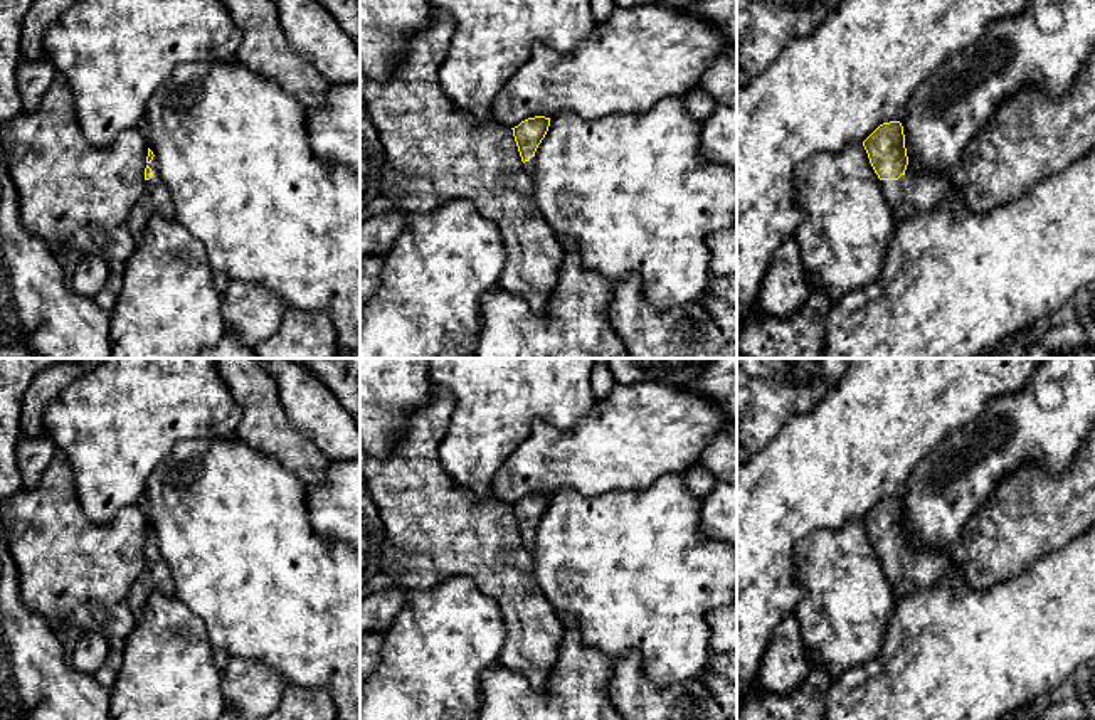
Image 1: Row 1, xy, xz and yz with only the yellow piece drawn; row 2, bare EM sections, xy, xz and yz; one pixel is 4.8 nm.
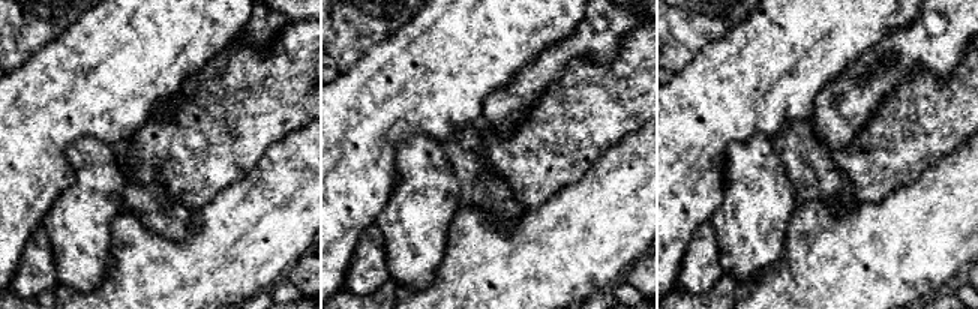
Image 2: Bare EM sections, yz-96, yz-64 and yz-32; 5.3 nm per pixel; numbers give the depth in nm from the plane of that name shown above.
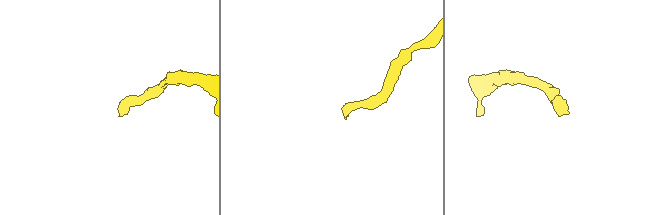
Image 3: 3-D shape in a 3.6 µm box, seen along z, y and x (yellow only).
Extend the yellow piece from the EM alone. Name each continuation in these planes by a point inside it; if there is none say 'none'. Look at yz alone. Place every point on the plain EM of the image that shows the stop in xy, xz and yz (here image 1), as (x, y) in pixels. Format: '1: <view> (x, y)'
1: yz (917, 569)

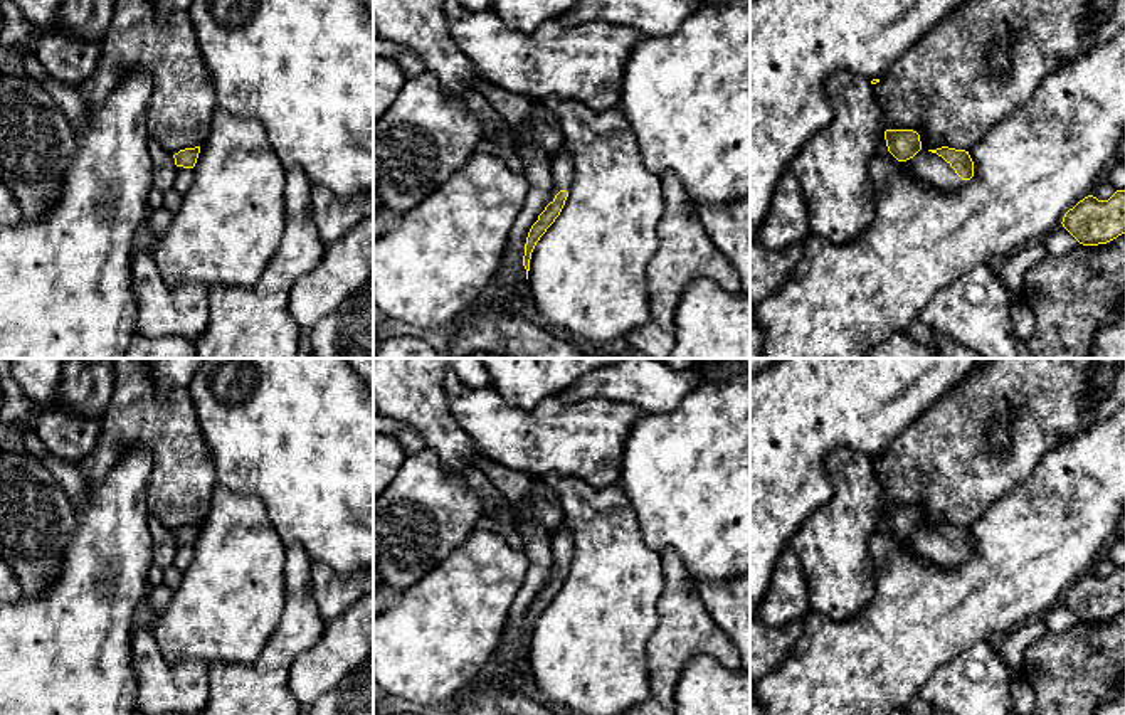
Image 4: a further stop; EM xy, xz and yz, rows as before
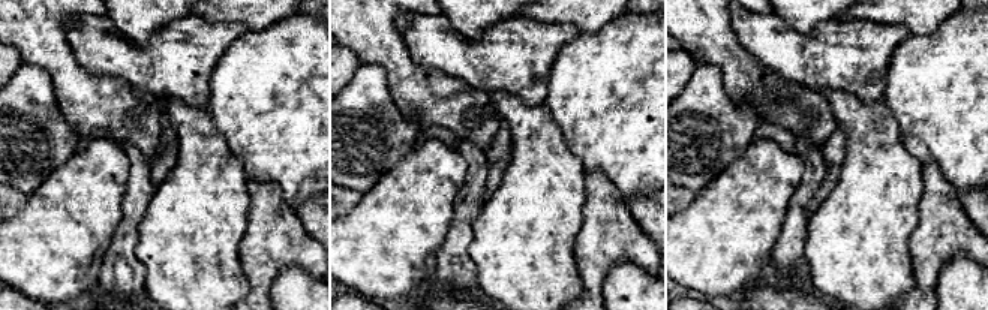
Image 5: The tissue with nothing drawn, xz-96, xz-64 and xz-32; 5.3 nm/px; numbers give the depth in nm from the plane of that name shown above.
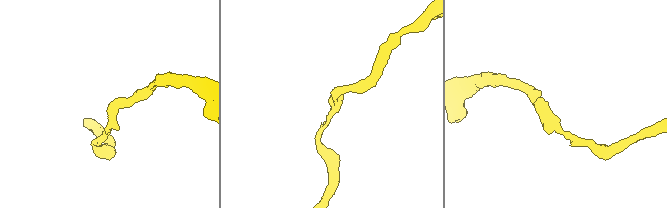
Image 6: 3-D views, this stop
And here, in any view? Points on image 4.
1: yz (929, 544)

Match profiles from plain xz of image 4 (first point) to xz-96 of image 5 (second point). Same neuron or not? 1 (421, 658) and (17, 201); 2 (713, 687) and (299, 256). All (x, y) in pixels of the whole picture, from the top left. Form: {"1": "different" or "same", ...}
{"1": "different", "2": "different"}

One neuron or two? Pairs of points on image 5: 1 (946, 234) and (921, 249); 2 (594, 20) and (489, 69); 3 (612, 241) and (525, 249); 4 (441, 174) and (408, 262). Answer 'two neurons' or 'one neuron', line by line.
1: one neuron
2: one neuron
3: two neurons
4: one neuron

